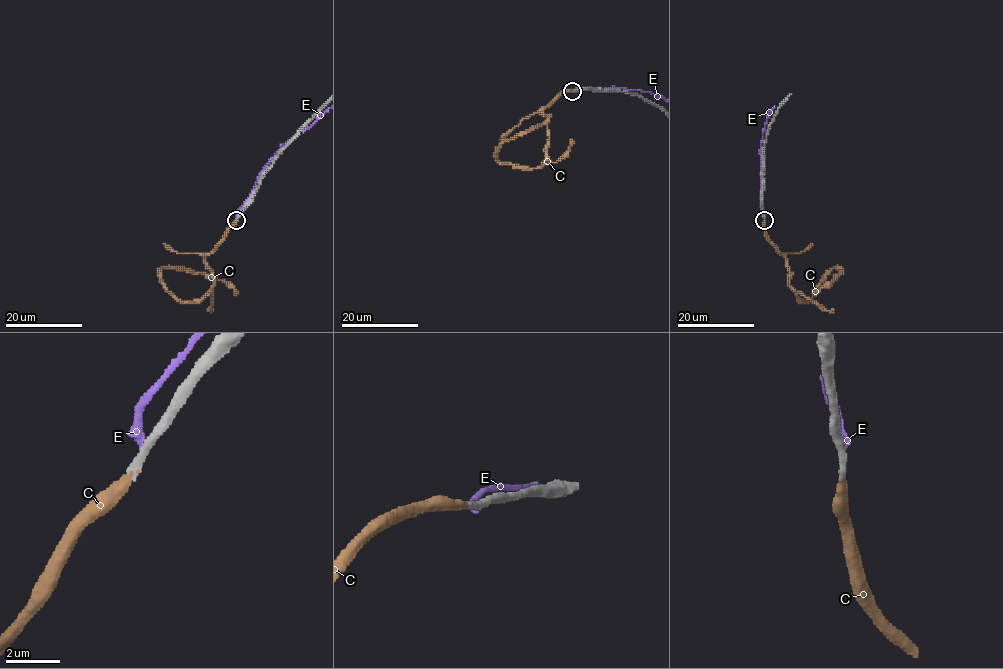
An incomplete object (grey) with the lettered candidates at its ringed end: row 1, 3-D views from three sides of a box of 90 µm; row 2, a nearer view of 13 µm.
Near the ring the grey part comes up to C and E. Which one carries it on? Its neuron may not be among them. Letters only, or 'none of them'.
C

